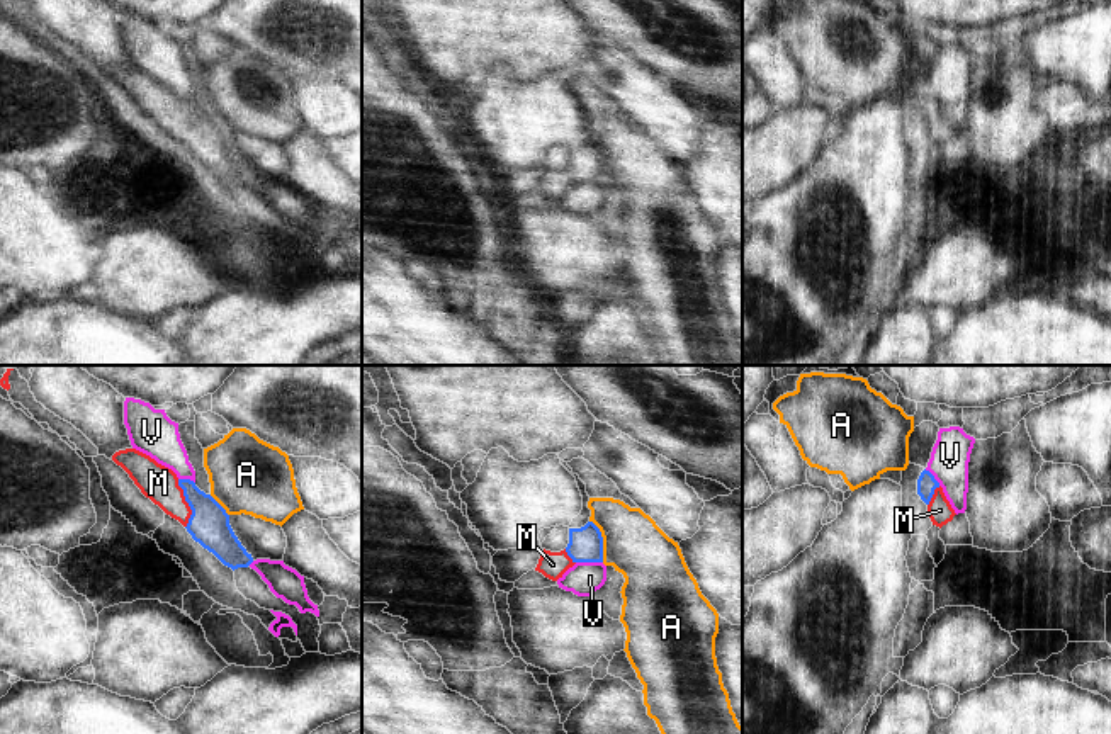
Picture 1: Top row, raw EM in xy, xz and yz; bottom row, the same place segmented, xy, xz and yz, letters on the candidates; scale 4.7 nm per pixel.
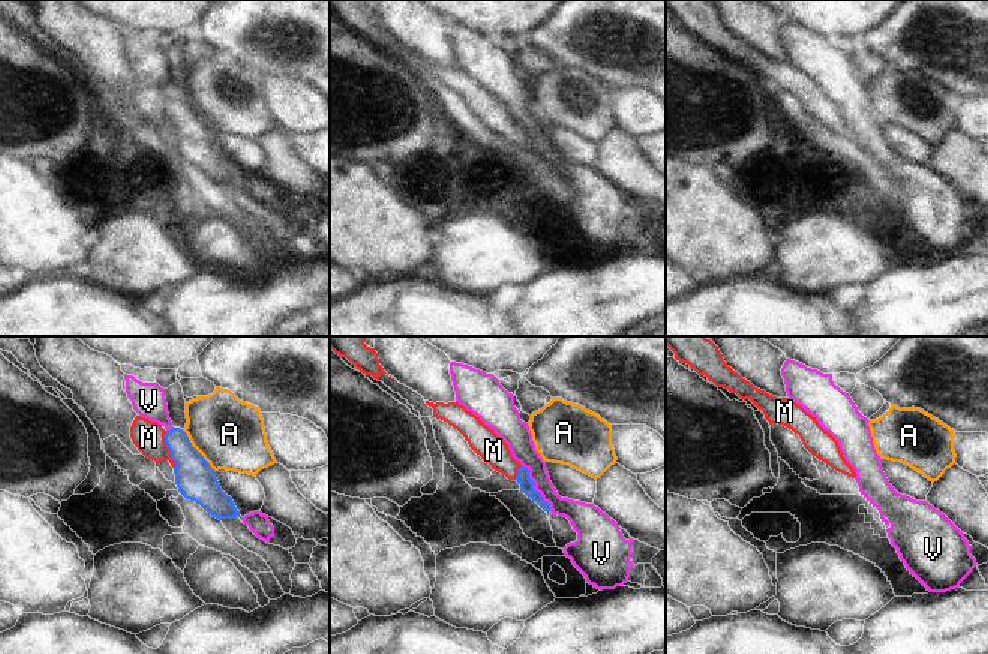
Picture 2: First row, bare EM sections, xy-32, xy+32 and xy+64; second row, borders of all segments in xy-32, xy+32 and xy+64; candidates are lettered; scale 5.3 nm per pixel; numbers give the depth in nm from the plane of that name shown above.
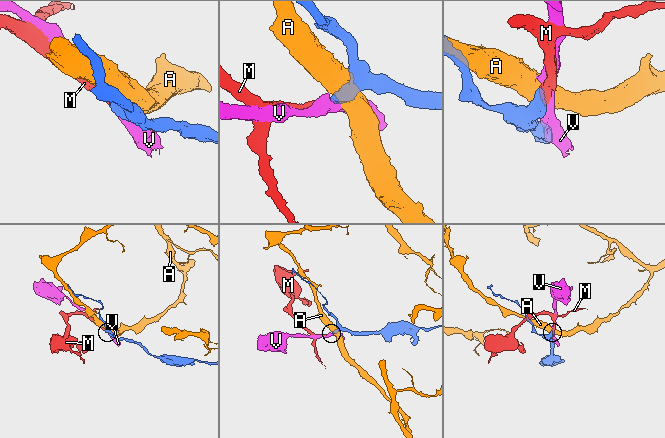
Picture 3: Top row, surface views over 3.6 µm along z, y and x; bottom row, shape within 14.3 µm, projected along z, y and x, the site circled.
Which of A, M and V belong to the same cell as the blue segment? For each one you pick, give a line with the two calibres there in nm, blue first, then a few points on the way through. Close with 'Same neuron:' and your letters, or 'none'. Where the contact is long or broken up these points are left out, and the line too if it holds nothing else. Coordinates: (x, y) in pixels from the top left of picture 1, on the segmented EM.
M: Thickness 190 nm (blue) against 170 nm. Path across: xy (209, 525), (187, 502), (174, 496), (158, 483)
Same neuron: M

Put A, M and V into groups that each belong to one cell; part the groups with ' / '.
A / M / V

